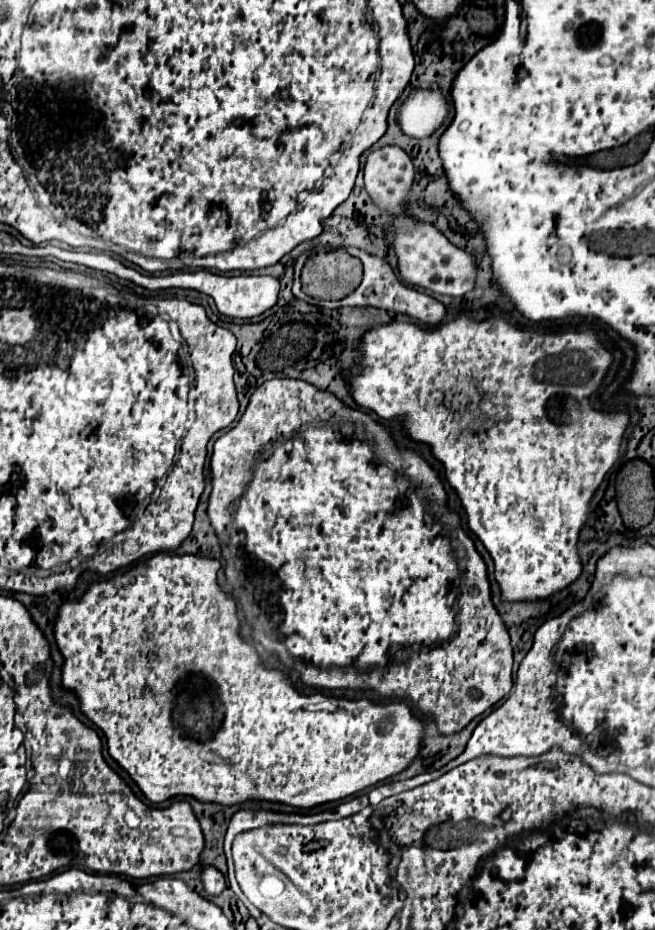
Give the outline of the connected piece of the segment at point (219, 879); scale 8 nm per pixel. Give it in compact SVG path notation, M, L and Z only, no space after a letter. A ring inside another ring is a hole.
M205 868L203 878L205 878L205 884L203 886L205 886L205 890L209 894L221 894L223 888L227 886L225 884L225 876L219 874L219 872L215 872L215 868Z

